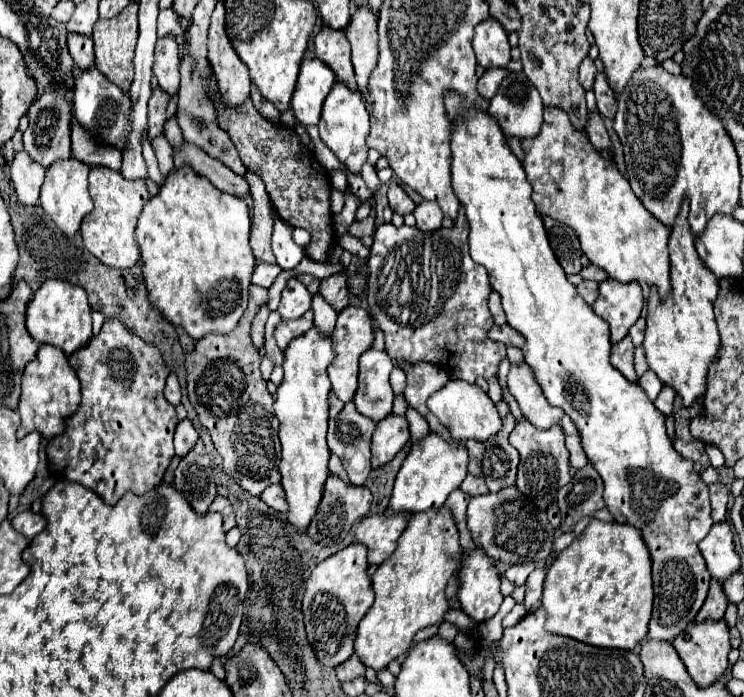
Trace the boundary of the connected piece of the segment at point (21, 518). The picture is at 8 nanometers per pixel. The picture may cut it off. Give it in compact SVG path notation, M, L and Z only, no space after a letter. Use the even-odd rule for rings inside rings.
M30 509L28 511L22 511L18 513L14 519L12 519L16 531L24 533L28 539L34 539L44 527L46 527L46 519L42 513L32 513Z

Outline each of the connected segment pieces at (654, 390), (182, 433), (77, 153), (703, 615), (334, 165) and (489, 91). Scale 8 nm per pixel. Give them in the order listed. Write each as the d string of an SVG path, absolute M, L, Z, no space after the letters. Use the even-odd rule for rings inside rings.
M650 369L638 379L638 385L644 389L644 393L648 395L650 401L654 401L656 395L660 393L660 389L662 389L662 381L656 379L656 373L652 373Z
M184 419L178 423L176 433L174 433L174 447L176 447L176 455L184 457L188 455L188 451L192 451L192 445L196 445L196 441L200 439L198 431L194 429L190 419Z
M72 111L72 157L86 163L88 167L110 167L120 169L122 165L122 153L116 153L116 149L108 149L108 145L96 145L88 133L84 133L84 127L78 125L74 111Z
M712 579L708 597L706 597L706 601L704 601L704 605L702 605L702 609L700 609L700 613L696 615L694 621L700 623L700 621L706 621L706 619L714 619L714 621L722 619L726 607L728 607L728 599L724 597L724 589L716 579Z
M304 126L307 130L312 143L314 144L314 151L317 156L319 163L327 170L331 171L333 169L344 169L344 164L338 160L338 158L328 150L328 147L320 139L318 127L314 126Z
M491 68L478 79L478 93L484 97L484 99L492 99L502 83L502 79L508 75L510 71L506 68Z

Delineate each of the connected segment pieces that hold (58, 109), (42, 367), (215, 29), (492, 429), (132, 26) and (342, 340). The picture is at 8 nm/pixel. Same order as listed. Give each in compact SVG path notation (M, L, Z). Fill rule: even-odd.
M52 85L52 91L42 93L30 107L28 119L30 125L24 131L24 149L32 157L32 161L40 163L42 167L50 167L58 159L70 157L70 105L64 99L66 89Z
M42 345L36 359L26 365L22 375L22 397L18 405L22 425L18 429L18 439L32 431L38 431L46 439L64 433L66 417L72 417L76 407L80 407L80 383L76 373L70 369L66 355L58 347Z
M216 3L208 27L208 61L220 85L220 93L226 105L236 107L250 97L248 67L238 59L228 35L226 35L226 9L224 3Z
M450 379L442 389L432 393L432 397L428 399L428 409L444 423L454 439L488 441L500 429L500 415L488 393L482 387L470 385L460 379Z
M130 3L120 15L112 17L112 19L100 19L94 25L94 33L92 33L92 41L94 41L94 53L96 53L96 67L120 89L124 89L124 93L130 91L130 83L134 77L134 69L132 69L132 53L136 49L136 29L138 25L138 3Z
M350 305L338 313L338 323L336 323L336 331L332 337L336 357L328 365L328 377L332 381L332 391L338 395L340 401L344 401L344 403L352 401L352 397L358 389L358 359L364 351L368 351L372 347L372 343L374 343L374 325L372 325L372 317L366 309Z

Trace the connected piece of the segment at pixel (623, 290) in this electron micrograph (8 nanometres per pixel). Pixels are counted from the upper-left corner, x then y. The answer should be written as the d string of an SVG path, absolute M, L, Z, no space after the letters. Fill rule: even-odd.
M606 279L600 283L600 297L592 305L592 309L610 325L612 343L618 343L638 321L642 305L644 297L638 281L624 285L620 281Z

